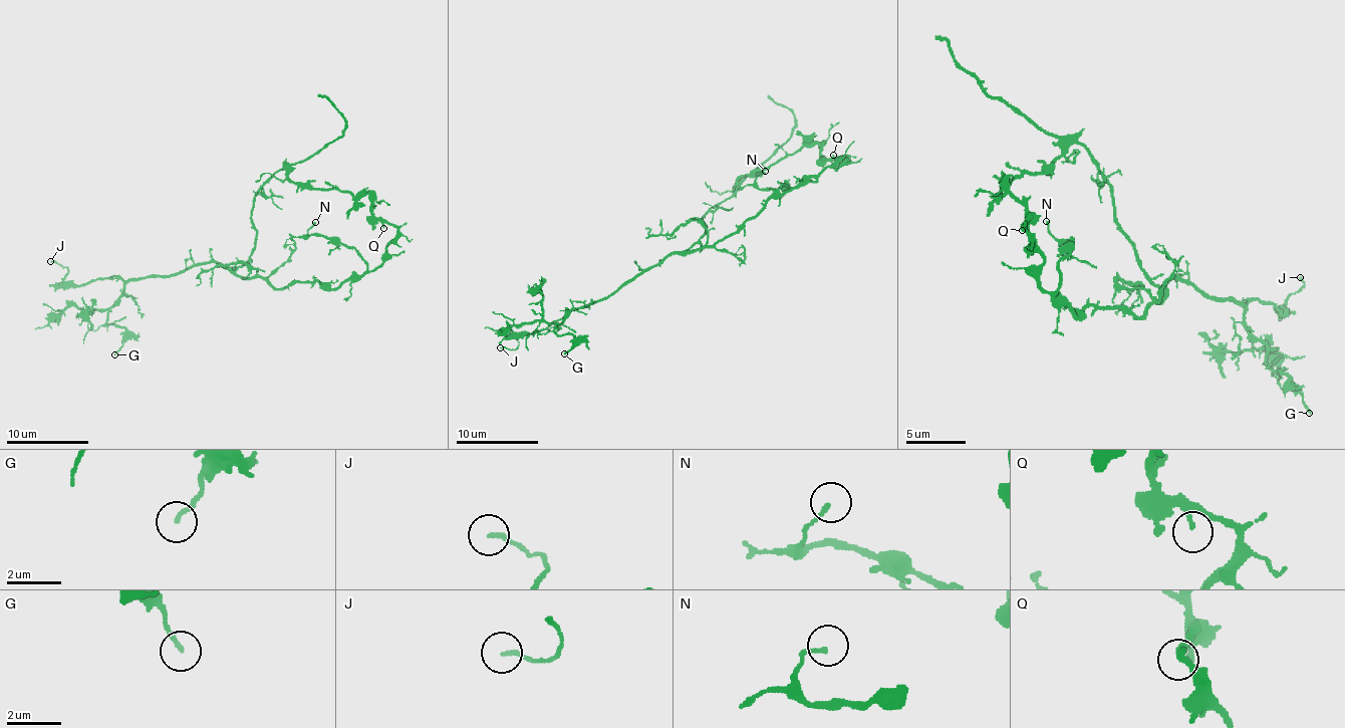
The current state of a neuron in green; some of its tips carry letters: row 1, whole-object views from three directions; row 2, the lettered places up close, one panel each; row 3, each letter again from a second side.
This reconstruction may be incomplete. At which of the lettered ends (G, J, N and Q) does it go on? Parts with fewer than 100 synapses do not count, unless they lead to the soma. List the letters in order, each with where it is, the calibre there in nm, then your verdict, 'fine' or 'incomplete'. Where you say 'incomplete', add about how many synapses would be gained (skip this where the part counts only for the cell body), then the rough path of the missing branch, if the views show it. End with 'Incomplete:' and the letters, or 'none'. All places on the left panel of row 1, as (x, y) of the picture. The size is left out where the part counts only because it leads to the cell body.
G: place (114, 354); calibre 160 nm; fine
J: place (50, 261); calibre 130 nm; fine
N: place (315, 222); calibre 150 nm; fine
Q: place (383, 228); calibre 130 nm; fine
Incomplete: none

